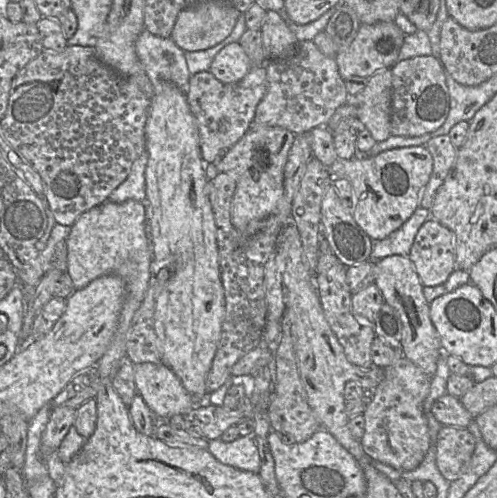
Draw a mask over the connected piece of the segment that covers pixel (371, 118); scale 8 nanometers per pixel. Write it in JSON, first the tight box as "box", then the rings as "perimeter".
{"box":[346,69,391,142],"perimeter":[[[382,69],[371,75],[365,88],[355,96],[350,96],[346,102],[356,106],[358,120],[371,133],[376,142],[384,141],[391,136],[391,98],[391,69]]]}

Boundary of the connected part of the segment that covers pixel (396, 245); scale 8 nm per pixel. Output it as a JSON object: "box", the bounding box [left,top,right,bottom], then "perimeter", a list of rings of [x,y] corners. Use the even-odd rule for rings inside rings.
{"box":[370,207,431,262],"perimeter":[[[418,207],[399,229],[383,240],[373,241],[370,261],[378,262],[392,255],[408,257],[417,232],[429,218],[431,210]]]}

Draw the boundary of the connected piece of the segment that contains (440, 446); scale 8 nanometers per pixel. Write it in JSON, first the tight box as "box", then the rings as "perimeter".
{"box":[436,426,476,482],"perimeter":[[[442,426],[436,440],[436,465],[449,482],[469,469],[476,441],[467,428]]]}

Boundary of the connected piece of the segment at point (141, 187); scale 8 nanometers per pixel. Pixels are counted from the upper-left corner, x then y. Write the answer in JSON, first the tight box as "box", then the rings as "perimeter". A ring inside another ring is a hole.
{"box":[109,151,148,203],"perimeter":[[[144,151],[133,163],[128,177],[110,194],[109,199],[115,203],[128,200],[146,201],[145,170],[148,153]]]}

